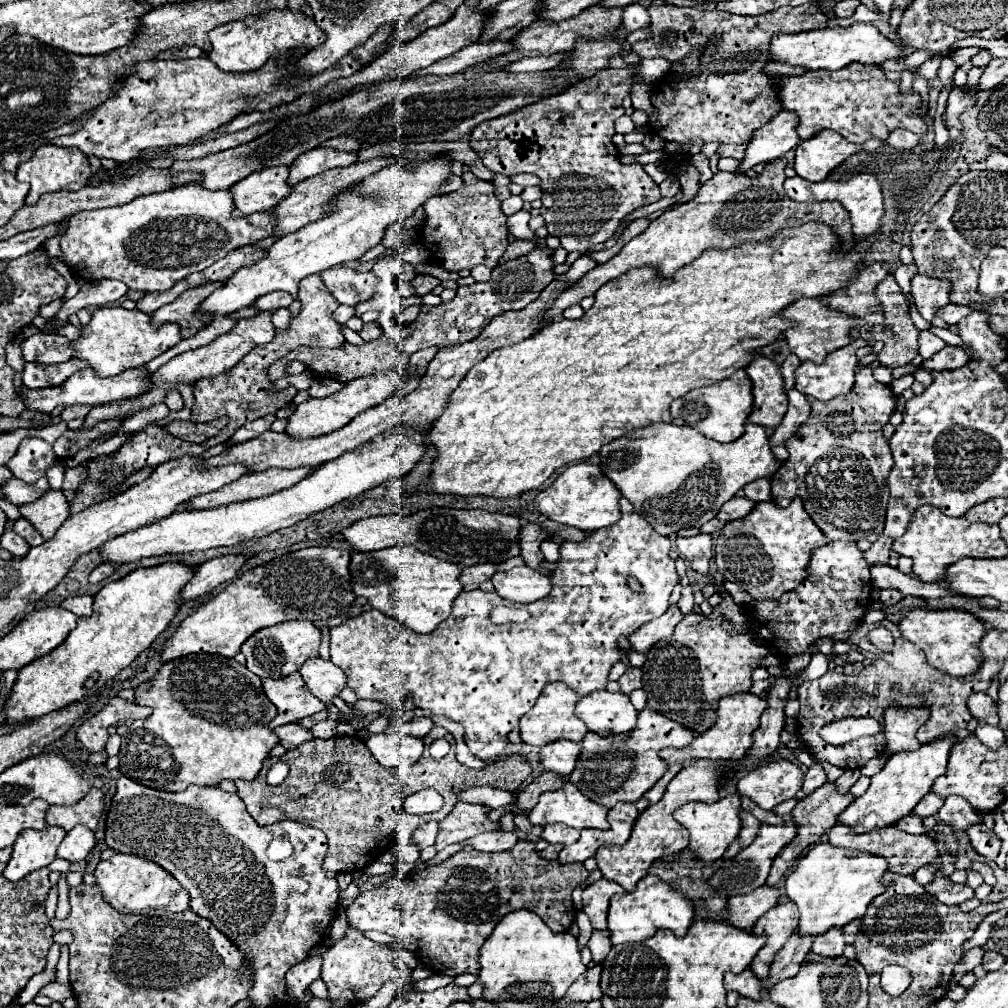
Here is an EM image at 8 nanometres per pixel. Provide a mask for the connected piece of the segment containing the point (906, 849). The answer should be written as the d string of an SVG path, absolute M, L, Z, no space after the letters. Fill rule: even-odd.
M836 824L836 826L828 832L828 840L830 840L834 846L852 848L852 850L862 850L862 852L868 852L868 854L874 854L874 856L884 856L884 858L888 860L888 870L898 872L898 874L906 874L906 876L912 876L918 868L922 868L924 864L934 862L936 856L938 856L938 848L936 848L934 840L932 840L928 834L914 836L914 834L902 832L902 830L896 828L896 826L888 826L888 828L882 828L882 830L876 830L876 832L868 832L868 834L856 836L856 834L850 834L850 830L844 828L842 824ZM902 862L908 862L908 866L902 866Z

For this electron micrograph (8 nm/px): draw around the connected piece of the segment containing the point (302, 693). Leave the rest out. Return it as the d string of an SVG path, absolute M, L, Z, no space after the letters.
M298 672L286 678L278 678L278 680L266 680L264 692L270 698L270 702L278 708L278 716L270 724L272 730L284 724L298 722L326 708L316 696L310 694L310 690L306 688Z

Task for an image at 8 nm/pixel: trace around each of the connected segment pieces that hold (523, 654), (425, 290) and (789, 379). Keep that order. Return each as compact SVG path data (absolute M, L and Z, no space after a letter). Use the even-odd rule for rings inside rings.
M620 498L620 510L622 518L616 524L596 530L582 542L564 542L560 546L560 560L550 576L554 588L544 600L520 606L500 598L496 592L462 592L454 600L450 618L430 634L412 632L378 610L364 612L330 630L330 660L348 674L348 688L352 688L358 698L378 700L396 710L412 696L418 708L460 722L466 728L466 746L474 756L480 760L498 758L508 744L508 732L518 726L520 718L536 704L536 698L548 682L566 682L570 688L576 688L580 696L604 690L610 668L622 658L616 646L618 638L630 636L636 628L668 610L668 598L678 584L674 560L668 556L672 542L634 512L634 506L626 498ZM628 578L636 578L642 584L642 594L634 594L628 586ZM496 606L524 608L530 612L530 618L526 622L492 624L490 610Z
M417 274L411 283L417 295L423 296L431 293L436 286L441 284L441 281L430 275Z
M790 354L788 358L786 358L786 362L782 364L782 374L784 374L784 386L786 386L786 390L790 390L792 386L794 386L794 370L800 366L802 362L800 362L800 358L796 358L794 354Z

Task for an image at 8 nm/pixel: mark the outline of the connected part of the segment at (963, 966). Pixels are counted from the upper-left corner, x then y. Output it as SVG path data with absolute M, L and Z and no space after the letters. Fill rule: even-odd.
M972 948L972 950L968 950L968 952L962 956L962 960L956 964L956 968L954 968L954 980L958 982L964 974L972 972L972 970L982 962L982 956L984 956L982 948Z

